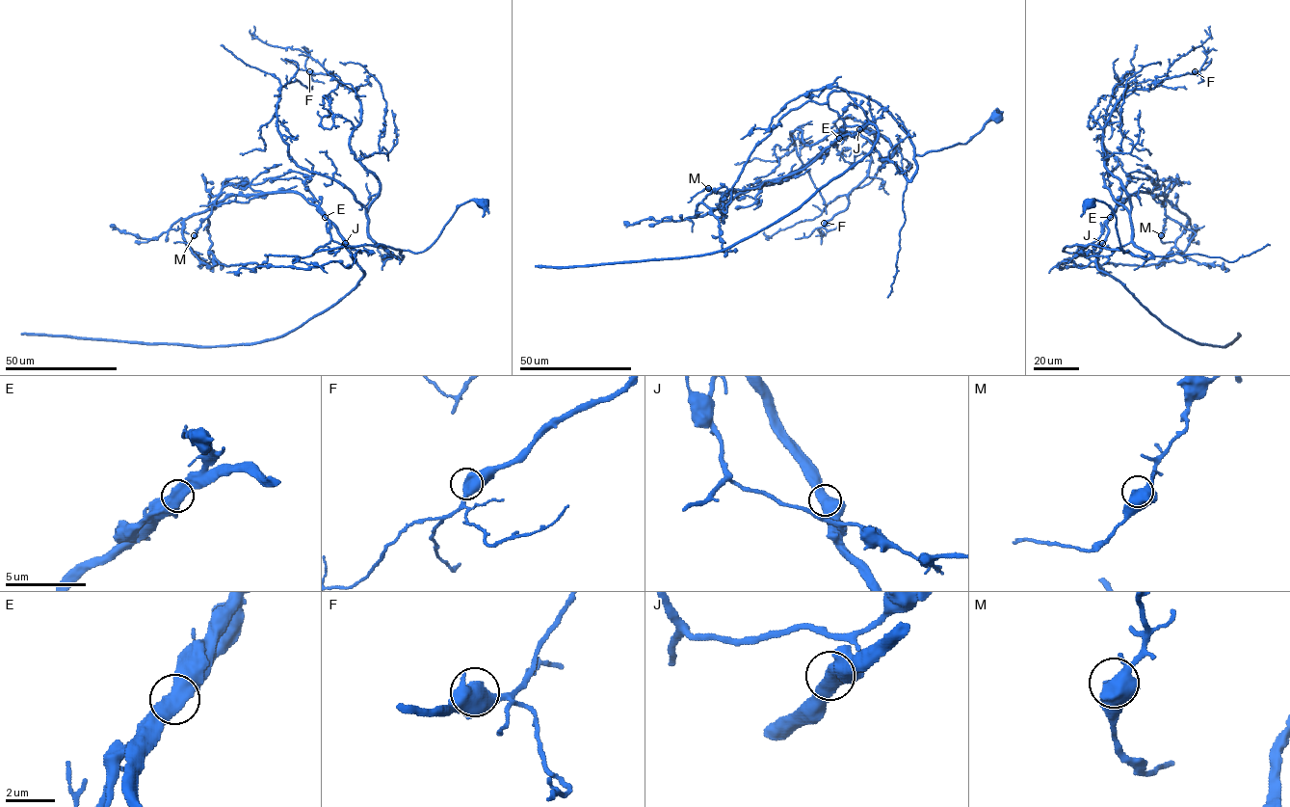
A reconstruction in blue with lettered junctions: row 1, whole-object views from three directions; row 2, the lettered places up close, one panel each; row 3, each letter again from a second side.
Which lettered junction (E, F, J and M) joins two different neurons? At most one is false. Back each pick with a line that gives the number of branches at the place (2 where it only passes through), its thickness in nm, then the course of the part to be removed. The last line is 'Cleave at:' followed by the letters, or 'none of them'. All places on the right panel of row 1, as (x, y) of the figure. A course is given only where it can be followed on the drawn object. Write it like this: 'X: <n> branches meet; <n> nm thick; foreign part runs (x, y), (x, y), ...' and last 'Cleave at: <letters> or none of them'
E: 2 branches meet; 550 nm thick; foreign part runs (1111, 217), (1108, 234), (1096, 258), (1099, 270), (1114, 277), (1161, 322), (1187, 338), (1224, 346), (1238, 333)
Cleave at: E

